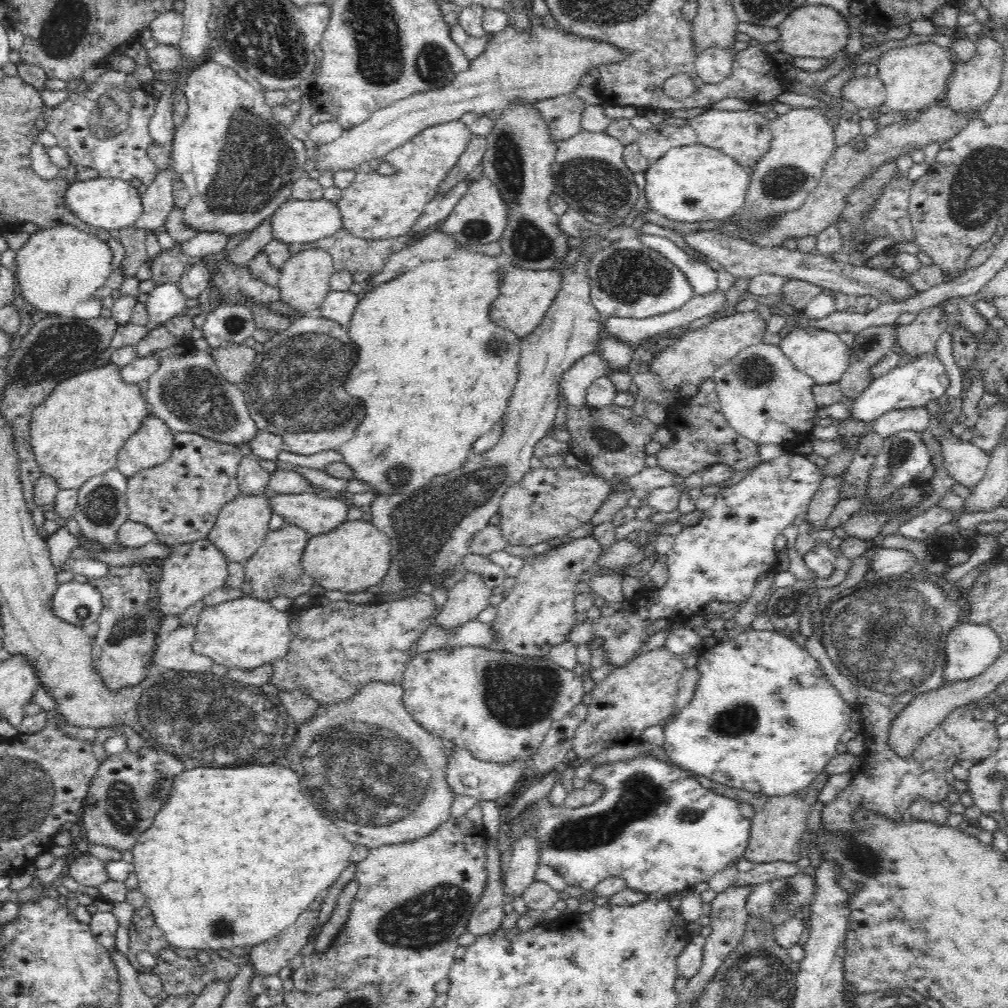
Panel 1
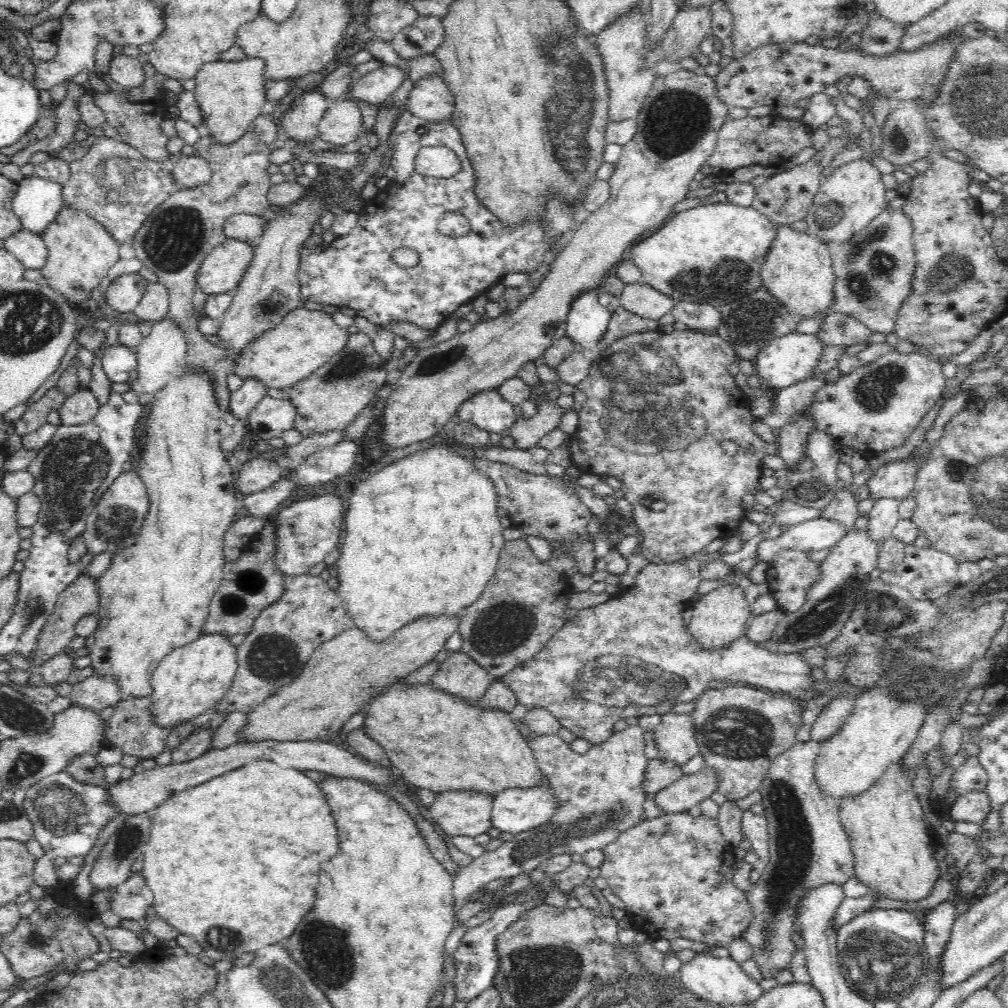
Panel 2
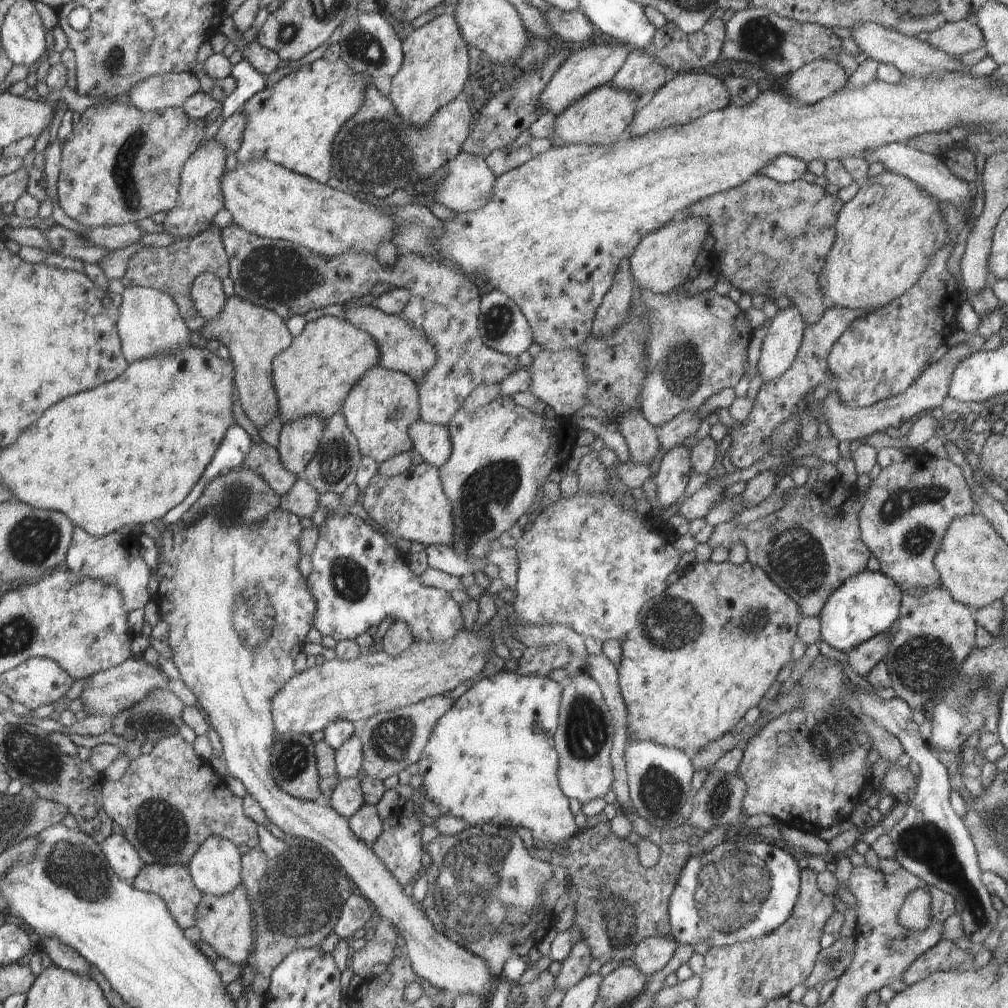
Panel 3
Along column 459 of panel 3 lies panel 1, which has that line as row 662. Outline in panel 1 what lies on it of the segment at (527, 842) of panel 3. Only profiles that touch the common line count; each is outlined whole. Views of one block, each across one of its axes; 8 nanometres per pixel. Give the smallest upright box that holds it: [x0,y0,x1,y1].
[661,628,854,797]

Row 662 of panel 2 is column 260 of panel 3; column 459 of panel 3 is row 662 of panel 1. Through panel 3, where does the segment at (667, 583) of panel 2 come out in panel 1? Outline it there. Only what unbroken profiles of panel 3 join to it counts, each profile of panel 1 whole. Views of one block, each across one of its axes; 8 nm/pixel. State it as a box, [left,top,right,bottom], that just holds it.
[945,623,1001,683]

